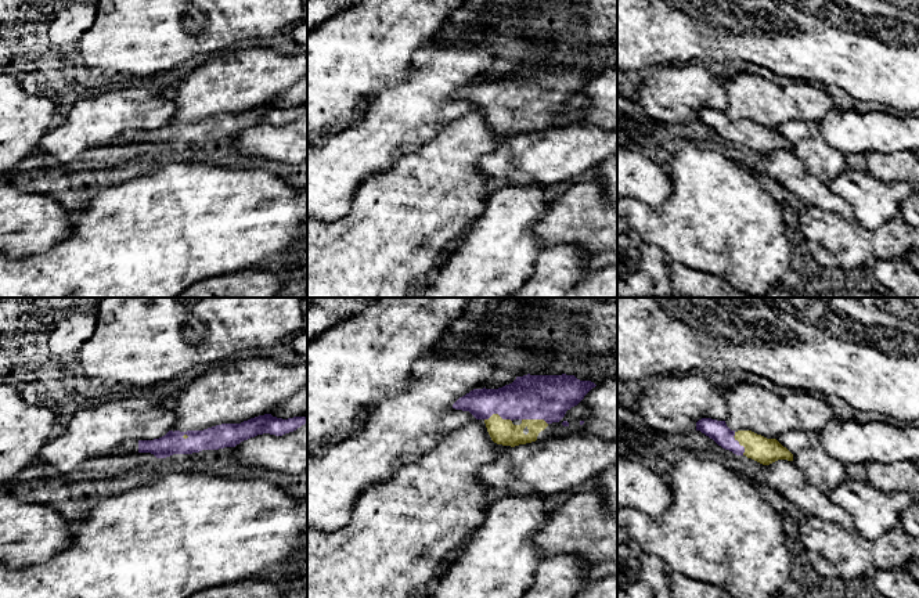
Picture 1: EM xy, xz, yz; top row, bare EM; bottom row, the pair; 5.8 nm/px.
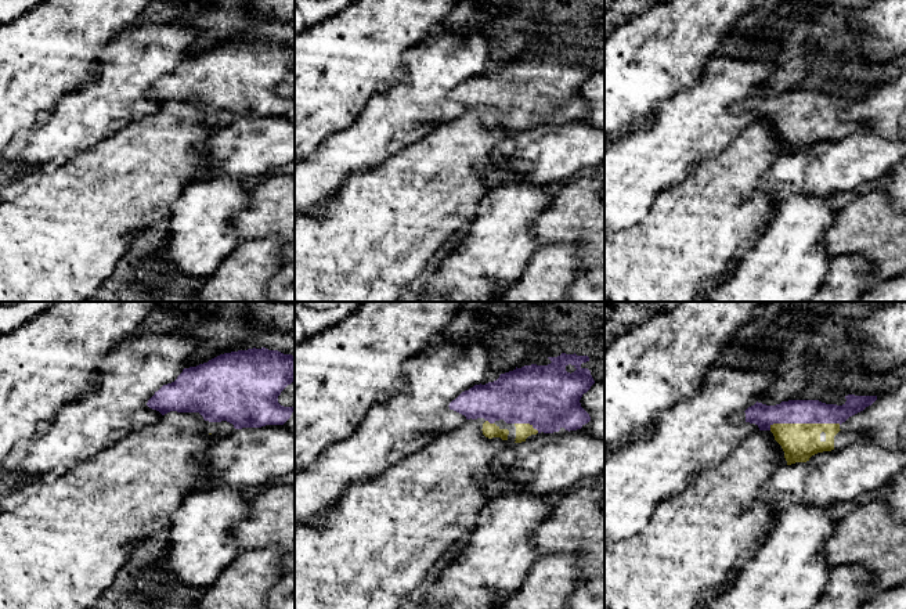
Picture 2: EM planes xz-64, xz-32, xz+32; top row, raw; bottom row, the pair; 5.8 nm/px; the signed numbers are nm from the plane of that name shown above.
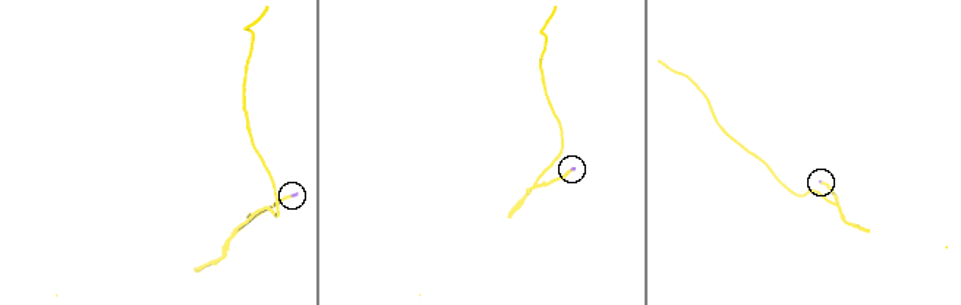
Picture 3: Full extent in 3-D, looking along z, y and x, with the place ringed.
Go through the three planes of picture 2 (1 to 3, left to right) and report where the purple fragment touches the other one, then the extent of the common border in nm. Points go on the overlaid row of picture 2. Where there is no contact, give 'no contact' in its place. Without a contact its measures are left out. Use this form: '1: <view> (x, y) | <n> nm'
1: no contact
2: xz-32 (527, 424) | 160 nm
3: xz+32 (804, 424) | 420 nm

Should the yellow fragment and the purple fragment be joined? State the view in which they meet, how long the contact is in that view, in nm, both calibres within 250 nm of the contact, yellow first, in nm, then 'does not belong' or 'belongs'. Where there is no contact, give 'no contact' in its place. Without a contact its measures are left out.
meets yellow in xz; contact 160 nm long; 150 nm thick on the yellow side, 260 nm on the other; belongs

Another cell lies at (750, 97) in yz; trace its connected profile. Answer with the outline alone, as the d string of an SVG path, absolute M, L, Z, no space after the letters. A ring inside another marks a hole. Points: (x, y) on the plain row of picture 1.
M740 72L722 80L731 120L752 120L776 129L789 120L819 125L835 109L833 100L819 84L799 80L770 82Z

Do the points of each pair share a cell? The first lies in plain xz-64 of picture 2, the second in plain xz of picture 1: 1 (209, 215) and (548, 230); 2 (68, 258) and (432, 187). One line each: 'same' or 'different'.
1: different
2: same

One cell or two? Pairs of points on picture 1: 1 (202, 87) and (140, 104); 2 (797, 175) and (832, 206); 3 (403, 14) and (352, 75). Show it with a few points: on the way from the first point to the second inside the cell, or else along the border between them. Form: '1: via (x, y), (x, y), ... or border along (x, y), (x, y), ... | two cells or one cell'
1: border along (170, 90), (176, 104), (172, 119) | two cells
2: via (806, 183), (824, 198) | one cell
3: via (388, 29), (357, 60) | one cell

